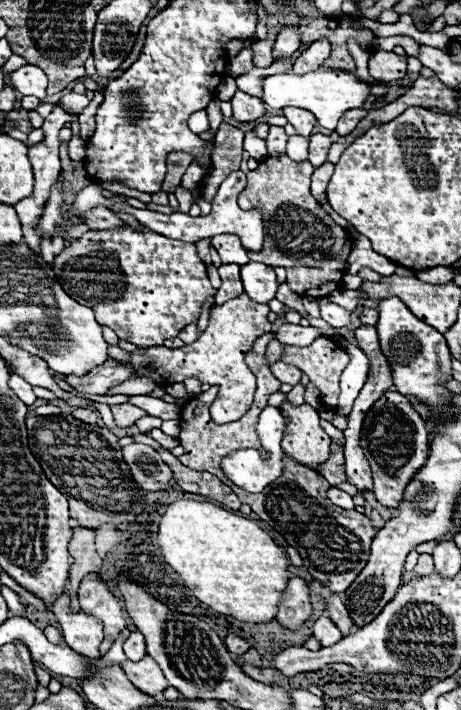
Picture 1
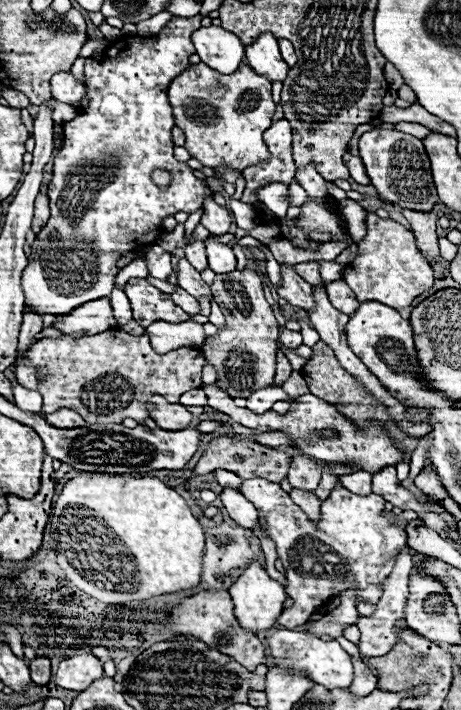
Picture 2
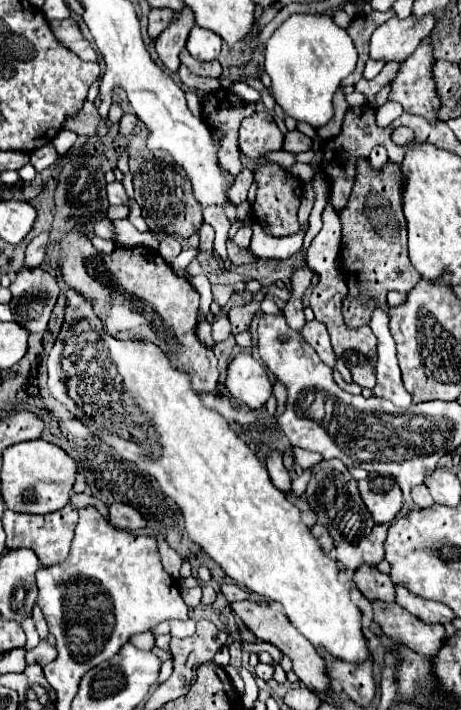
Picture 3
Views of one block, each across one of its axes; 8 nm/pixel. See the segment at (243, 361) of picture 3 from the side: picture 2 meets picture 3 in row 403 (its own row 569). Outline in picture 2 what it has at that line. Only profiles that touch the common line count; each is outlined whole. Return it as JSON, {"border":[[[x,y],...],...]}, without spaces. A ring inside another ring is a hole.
{"border":[[[258,560],[250,562],[242,576],[238,576],[238,580],[230,586],[230,596],[234,600],[234,614],[240,620],[242,628],[258,634],[258,632],[266,632],[276,624],[276,616],[282,612],[282,602],[286,600],[286,592],[284,586],[278,584],[276,580],[272,580],[266,572],[266,568],[262,568],[262,564]]]}

